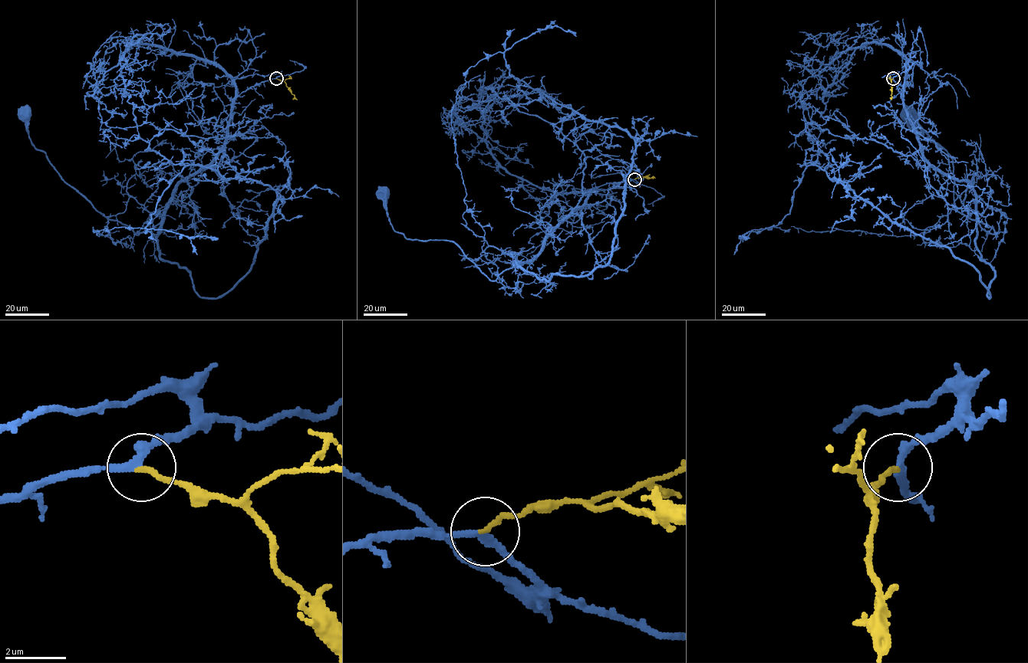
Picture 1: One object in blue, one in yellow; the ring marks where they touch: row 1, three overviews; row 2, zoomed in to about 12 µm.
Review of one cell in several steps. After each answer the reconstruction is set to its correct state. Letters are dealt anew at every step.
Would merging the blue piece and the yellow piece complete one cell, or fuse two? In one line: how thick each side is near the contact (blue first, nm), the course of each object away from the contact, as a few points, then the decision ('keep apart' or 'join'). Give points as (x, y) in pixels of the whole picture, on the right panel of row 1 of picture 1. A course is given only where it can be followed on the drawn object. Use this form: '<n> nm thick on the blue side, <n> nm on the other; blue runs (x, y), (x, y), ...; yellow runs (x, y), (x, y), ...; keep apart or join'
260 nm thick on the blue side, 160 nm on the other; blue runs (892, 78), (921, 153), (937, 169), (970, 185), (976, 218), (994, 234), (955, 208), (953, 159), (906, 116); yellow runs (892, 78), (891, 80), (891, 100); join

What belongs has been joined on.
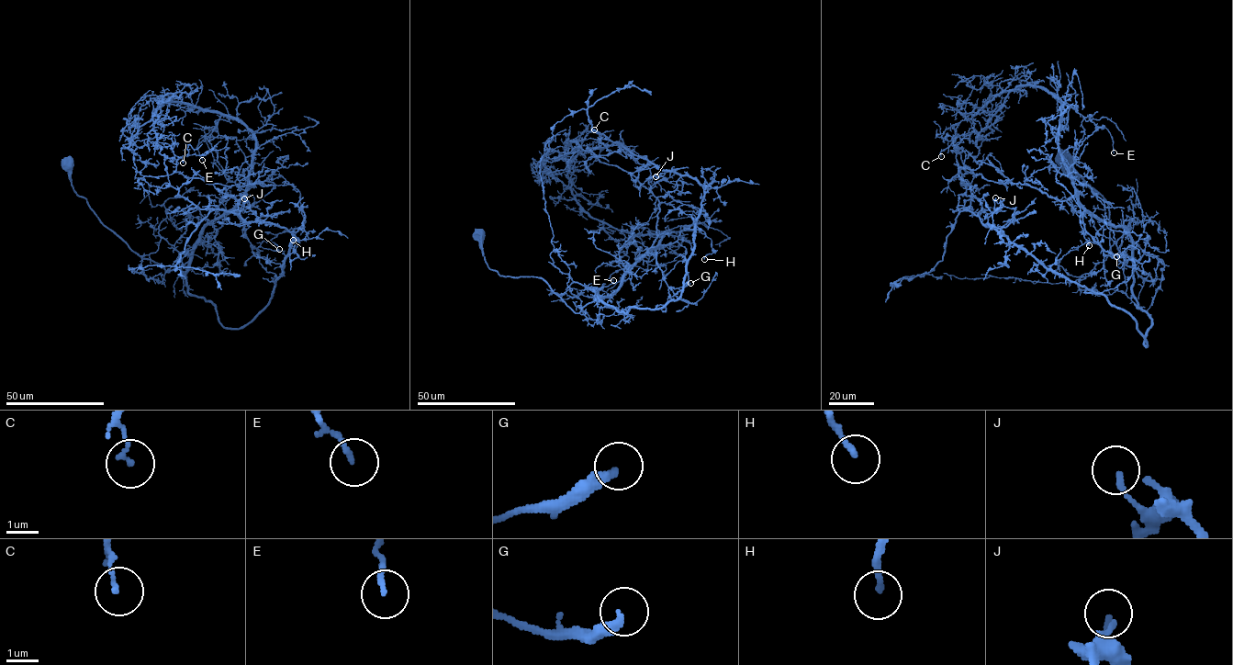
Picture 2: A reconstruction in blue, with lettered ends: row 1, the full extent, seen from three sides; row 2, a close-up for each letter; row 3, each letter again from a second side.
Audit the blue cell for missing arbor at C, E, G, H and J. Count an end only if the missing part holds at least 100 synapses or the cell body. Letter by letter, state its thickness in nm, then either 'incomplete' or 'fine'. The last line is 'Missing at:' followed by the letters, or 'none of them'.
C: calibre 130 nm; fine
E: calibre 160 nm; fine
G: calibre 320 nm; fine
H: calibre 170 nm; fine
J: calibre 160 nm; fine
Missing at: none of them

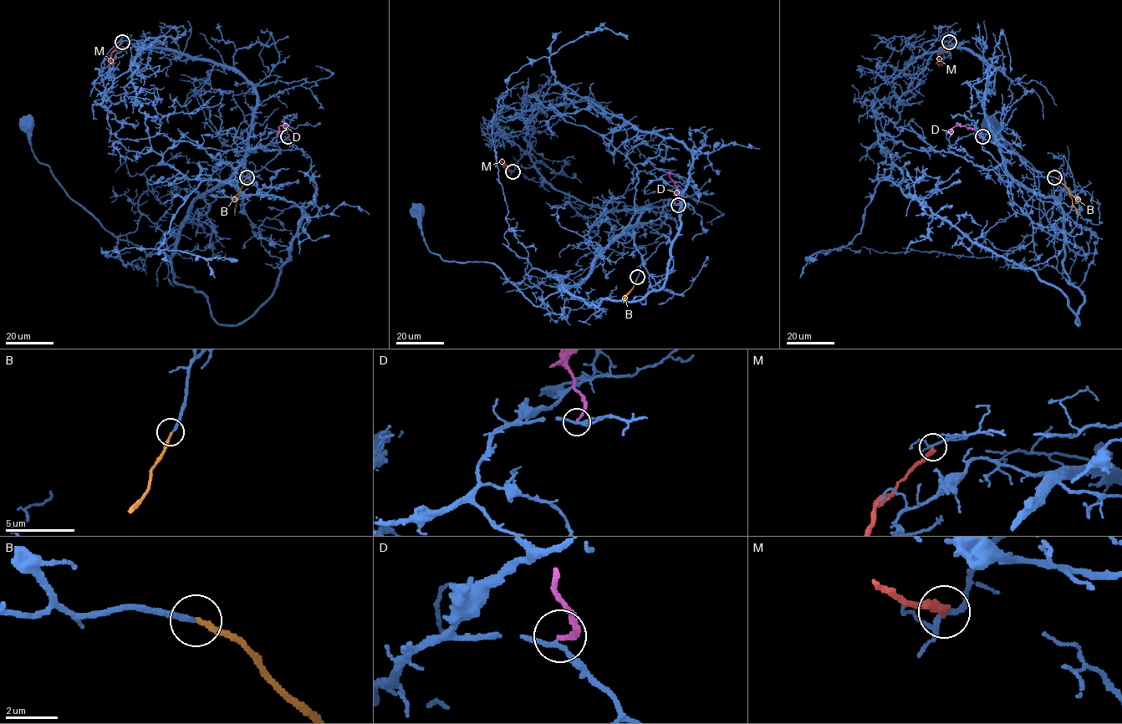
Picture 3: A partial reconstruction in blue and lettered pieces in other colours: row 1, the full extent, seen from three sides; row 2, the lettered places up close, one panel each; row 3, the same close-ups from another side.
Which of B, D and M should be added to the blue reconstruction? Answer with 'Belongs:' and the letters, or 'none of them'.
Belongs: B

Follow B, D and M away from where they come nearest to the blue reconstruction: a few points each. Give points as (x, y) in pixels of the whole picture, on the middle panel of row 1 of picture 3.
B: (637, 277), (625, 301)
D: (678, 205), (676, 188), (669, 172)
M: (512, 171), (502, 165), (501, 159), (506, 163)

